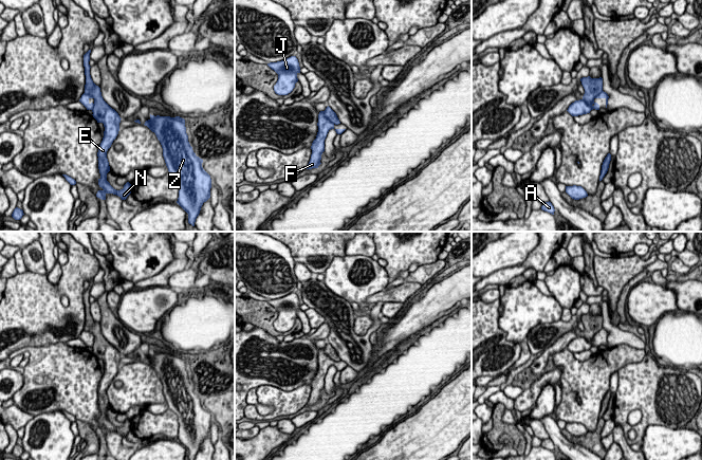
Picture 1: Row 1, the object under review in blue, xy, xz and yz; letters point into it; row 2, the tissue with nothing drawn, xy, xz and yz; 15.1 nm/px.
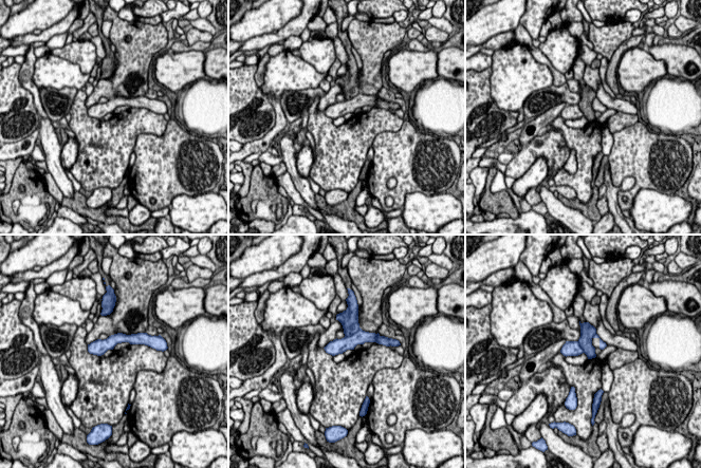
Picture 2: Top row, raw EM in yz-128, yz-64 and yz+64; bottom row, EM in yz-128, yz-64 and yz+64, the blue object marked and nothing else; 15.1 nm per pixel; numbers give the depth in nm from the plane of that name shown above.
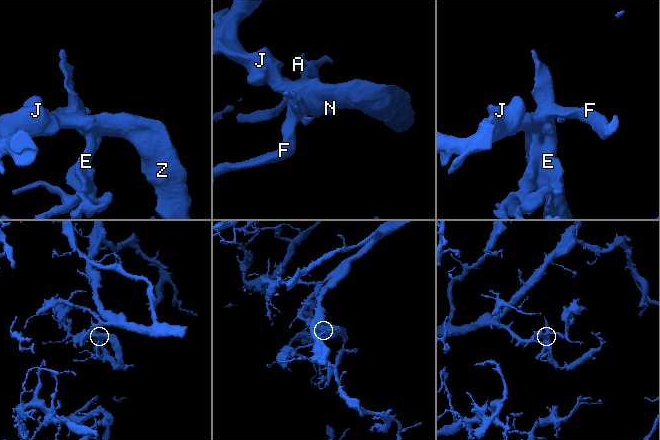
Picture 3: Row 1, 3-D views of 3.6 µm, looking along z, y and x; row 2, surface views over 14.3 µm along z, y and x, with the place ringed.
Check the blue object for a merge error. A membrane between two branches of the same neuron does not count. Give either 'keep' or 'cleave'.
cleave

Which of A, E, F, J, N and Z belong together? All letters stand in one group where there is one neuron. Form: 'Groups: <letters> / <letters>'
Groups: A F J Z / E N

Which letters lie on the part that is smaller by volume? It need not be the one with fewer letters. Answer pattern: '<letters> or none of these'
E, N

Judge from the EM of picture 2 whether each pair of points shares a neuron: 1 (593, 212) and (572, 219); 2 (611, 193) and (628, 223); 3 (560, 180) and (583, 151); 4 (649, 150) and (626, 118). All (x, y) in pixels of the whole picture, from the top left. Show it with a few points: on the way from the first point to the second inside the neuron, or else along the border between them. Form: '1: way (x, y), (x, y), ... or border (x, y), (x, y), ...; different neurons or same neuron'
1: border (563, 204), (578, 209), (593, 222); different neurons
2: way (612, 201), (613, 208), (621, 218); same neuron
3: way (570, 179), (573, 179), (583, 169), (583, 161); same neuron
4: border (638, 120), (612, 133); different neurons

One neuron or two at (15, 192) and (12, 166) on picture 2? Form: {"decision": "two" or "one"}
{"decision": "two"}

